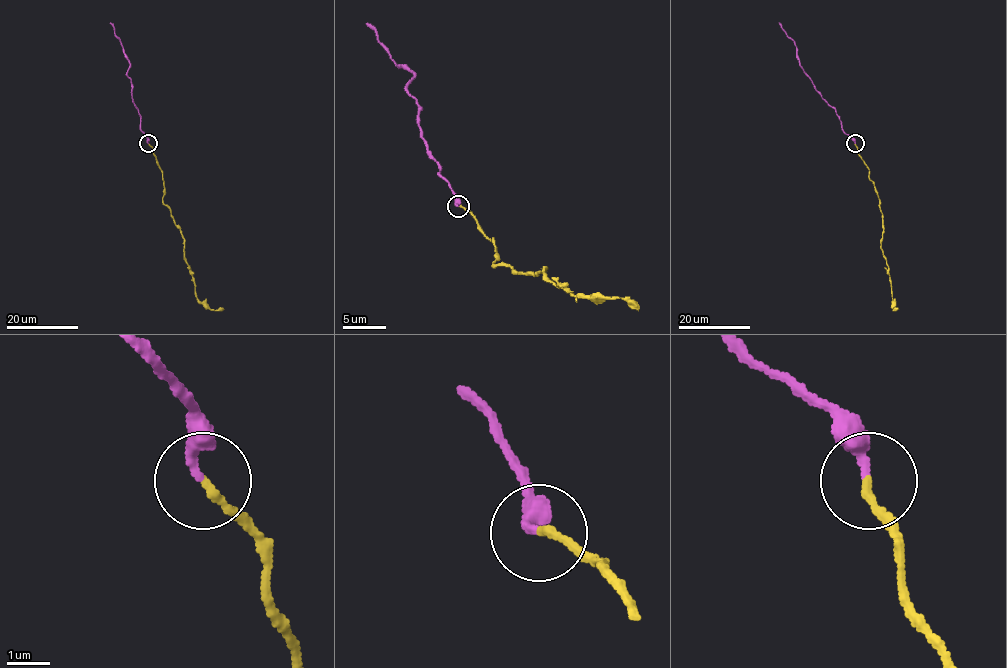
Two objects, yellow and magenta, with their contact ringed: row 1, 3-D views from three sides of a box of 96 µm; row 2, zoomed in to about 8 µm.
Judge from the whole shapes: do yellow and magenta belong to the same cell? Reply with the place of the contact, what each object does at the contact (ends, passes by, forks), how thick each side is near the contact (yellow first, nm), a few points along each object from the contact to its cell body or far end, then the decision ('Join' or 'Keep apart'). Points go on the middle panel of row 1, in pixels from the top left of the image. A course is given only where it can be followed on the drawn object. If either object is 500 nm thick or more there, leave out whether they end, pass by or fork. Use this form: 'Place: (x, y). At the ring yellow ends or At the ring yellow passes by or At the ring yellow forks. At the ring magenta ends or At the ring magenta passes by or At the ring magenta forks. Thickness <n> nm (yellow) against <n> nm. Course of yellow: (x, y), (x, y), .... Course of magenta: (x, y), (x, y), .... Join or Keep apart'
Place: (458, 206). At the ring yellow ends. At the ring magenta ends. Thickness 200 nm (yellow) against 240 nm. Course of yellow: (458, 205), (493, 240), (493, 264), (534, 274), (545, 268), (545, 277), (570, 294), (629, 298), (639, 309). Course of magenta: (458, 205), (456, 197), (439, 175), (422, 136), (417, 102), (407, 91), (413, 74), (394, 61), (368, 22). Join

